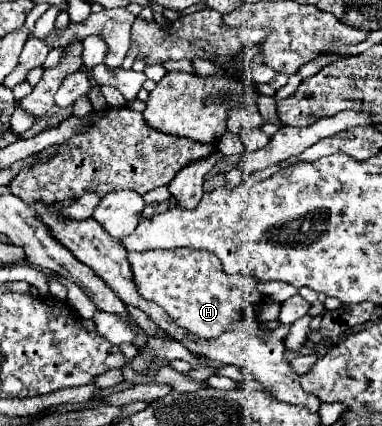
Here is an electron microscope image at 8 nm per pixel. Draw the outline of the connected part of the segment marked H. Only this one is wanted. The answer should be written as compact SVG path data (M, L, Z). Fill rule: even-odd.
M173 248L173 250L147 250L127 254L133 266L133 280L139 294L159 304L181 328L197 334L199 338L217 338L229 324L239 320L245 310L255 306L261 296L255 292L257 280L243 274L225 274L215 254Z

